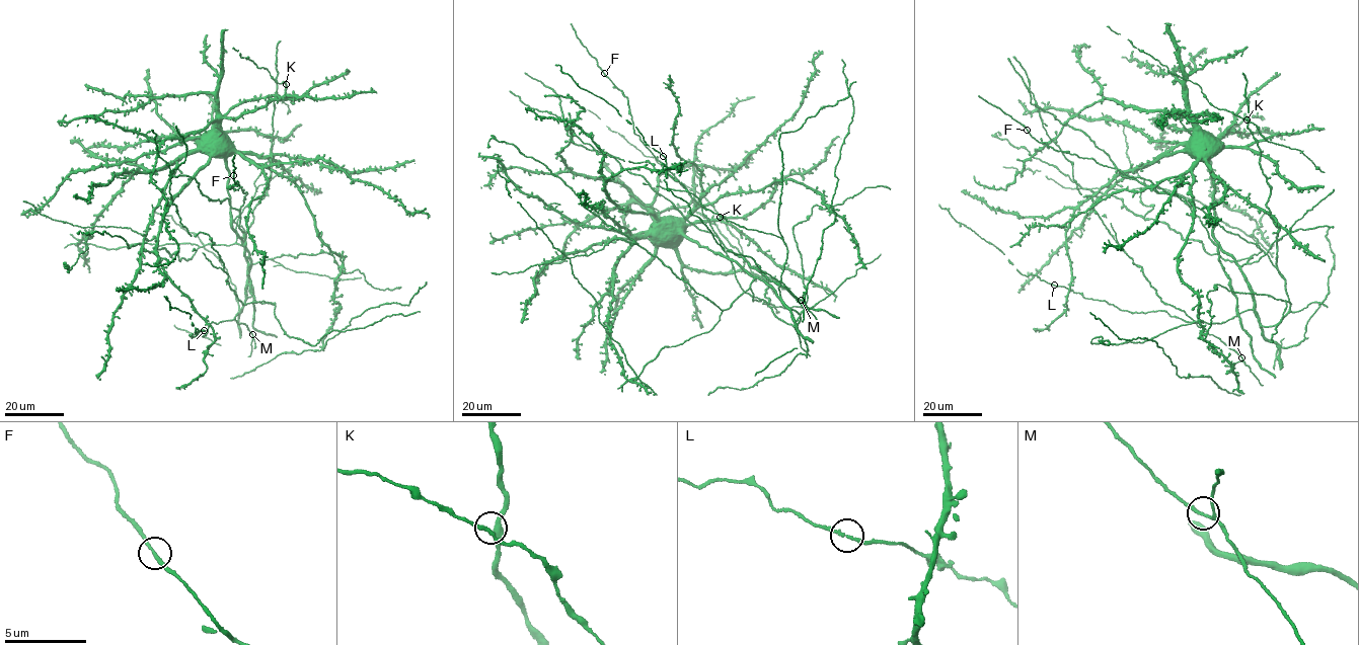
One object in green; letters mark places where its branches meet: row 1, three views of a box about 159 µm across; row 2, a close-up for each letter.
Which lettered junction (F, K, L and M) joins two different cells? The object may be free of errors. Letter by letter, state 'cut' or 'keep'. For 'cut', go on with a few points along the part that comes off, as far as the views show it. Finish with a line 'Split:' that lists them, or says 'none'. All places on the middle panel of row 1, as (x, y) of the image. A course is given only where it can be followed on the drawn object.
F: keep
K: keep
L: keep
M: keep
Split: none

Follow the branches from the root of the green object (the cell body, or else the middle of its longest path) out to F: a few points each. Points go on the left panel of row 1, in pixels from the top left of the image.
F: (226, 142), (248, 297), (246, 235), (233, 222), (247, 193), (226, 187), (239, 185), (233, 175)

